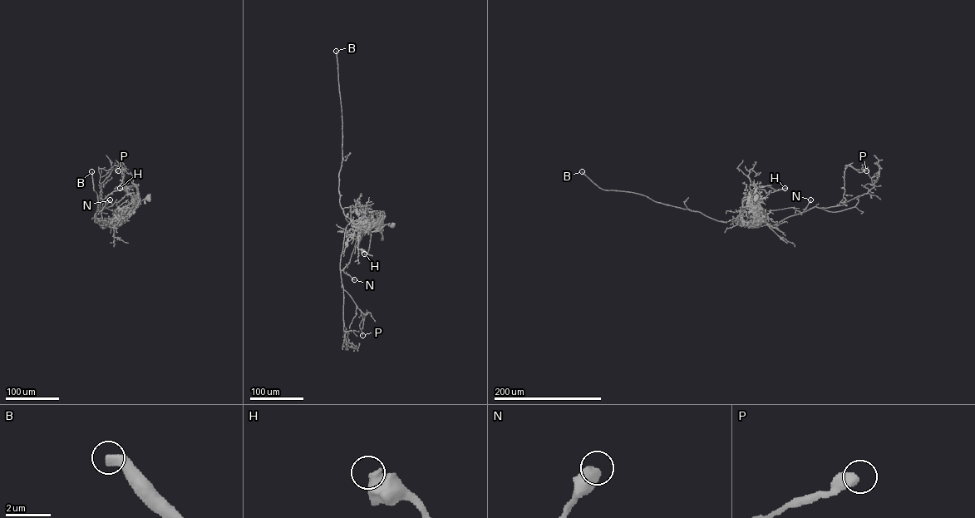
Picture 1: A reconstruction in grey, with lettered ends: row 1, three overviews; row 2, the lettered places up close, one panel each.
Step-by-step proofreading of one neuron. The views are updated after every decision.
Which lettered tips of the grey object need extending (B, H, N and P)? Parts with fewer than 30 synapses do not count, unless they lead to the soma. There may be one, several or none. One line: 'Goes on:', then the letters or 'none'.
Goes on: B

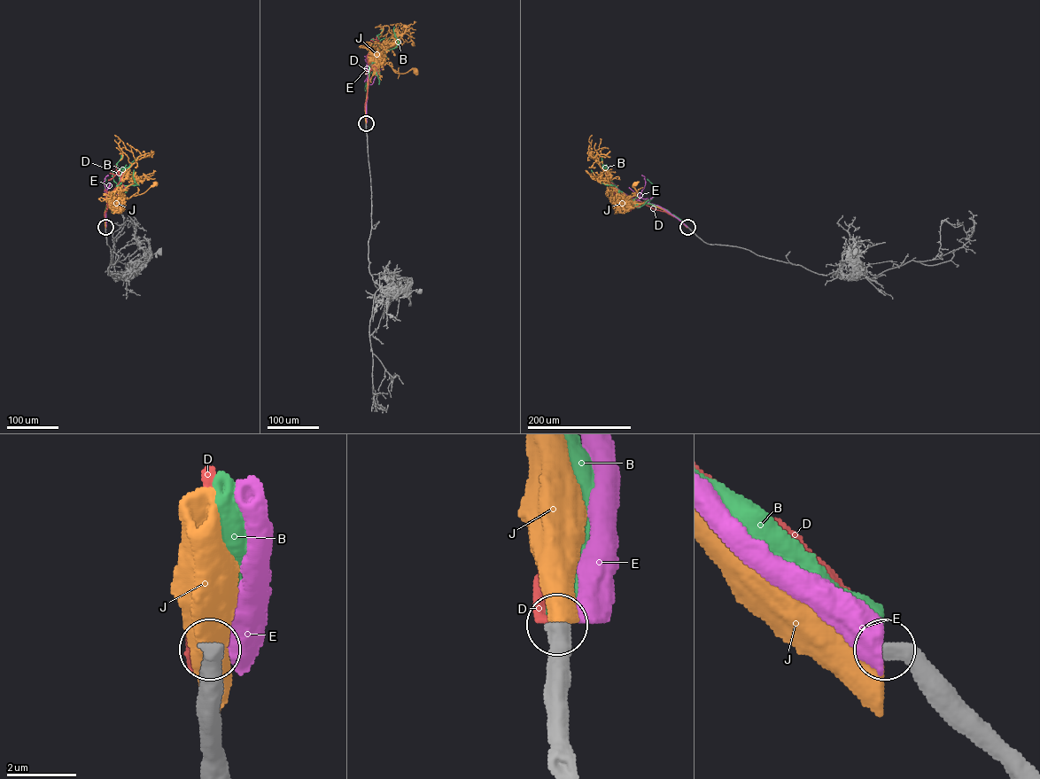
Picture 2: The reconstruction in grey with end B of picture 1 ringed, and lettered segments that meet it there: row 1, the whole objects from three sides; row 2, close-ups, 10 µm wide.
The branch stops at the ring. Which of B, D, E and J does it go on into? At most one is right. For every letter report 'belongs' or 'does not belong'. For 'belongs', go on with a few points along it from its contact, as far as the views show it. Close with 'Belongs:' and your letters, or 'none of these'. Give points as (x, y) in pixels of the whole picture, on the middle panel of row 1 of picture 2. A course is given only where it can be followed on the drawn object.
B: belongs; it runs (366, 122), (369, 65), (378, 48), (386, 50), (397, 45), (394, 27)
D: does not belong
E: does not belong
J: does not belong
Belongs: B

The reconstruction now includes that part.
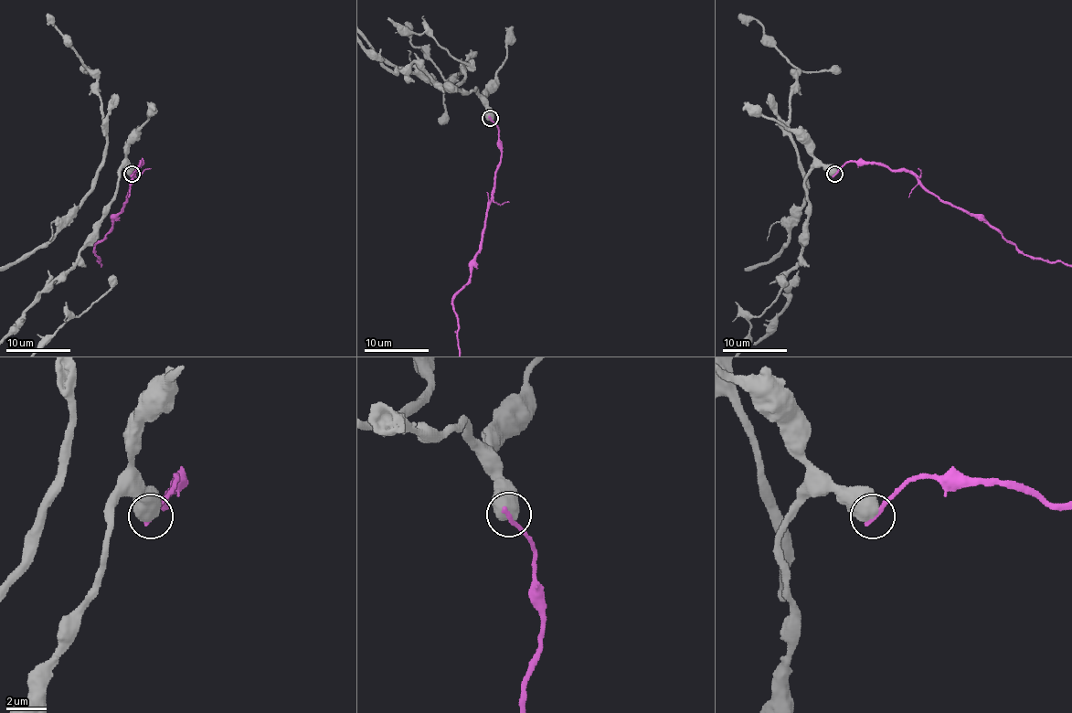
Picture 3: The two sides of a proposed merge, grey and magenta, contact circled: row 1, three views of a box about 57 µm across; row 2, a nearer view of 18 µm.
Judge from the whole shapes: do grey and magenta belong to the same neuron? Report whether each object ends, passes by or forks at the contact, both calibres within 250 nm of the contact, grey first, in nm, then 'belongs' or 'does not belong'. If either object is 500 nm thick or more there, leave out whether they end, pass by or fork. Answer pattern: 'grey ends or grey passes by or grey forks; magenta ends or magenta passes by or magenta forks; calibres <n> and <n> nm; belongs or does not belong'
calibres 750 and 260 nm; does not belong

